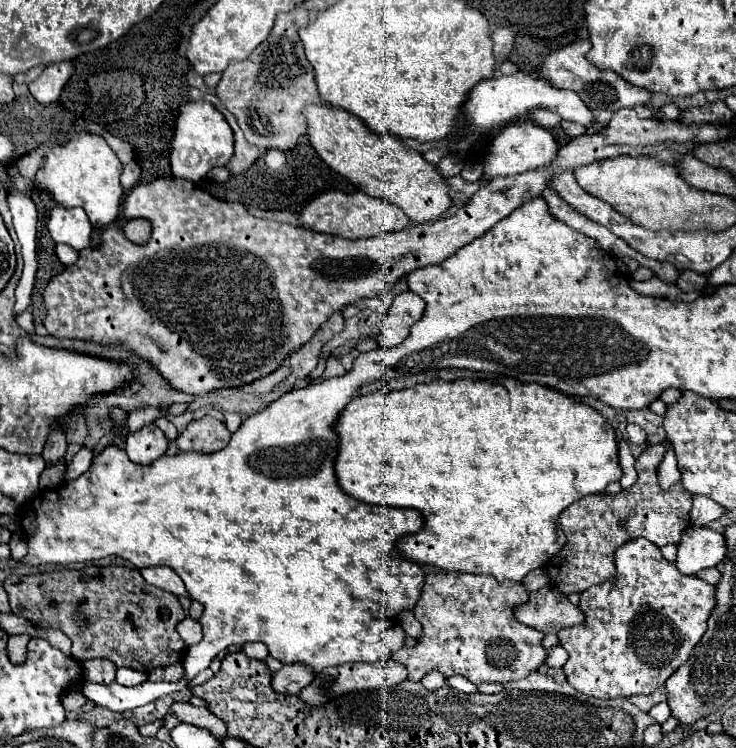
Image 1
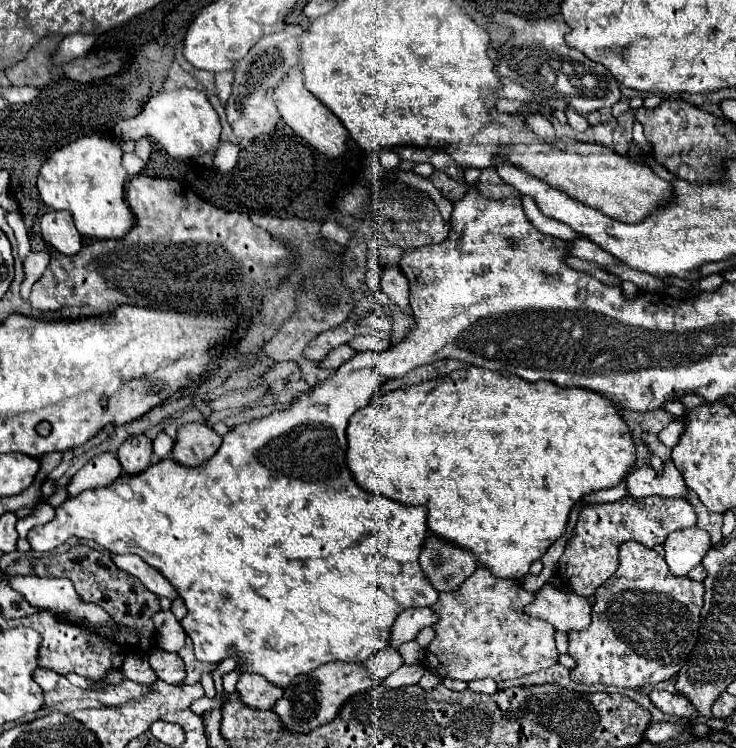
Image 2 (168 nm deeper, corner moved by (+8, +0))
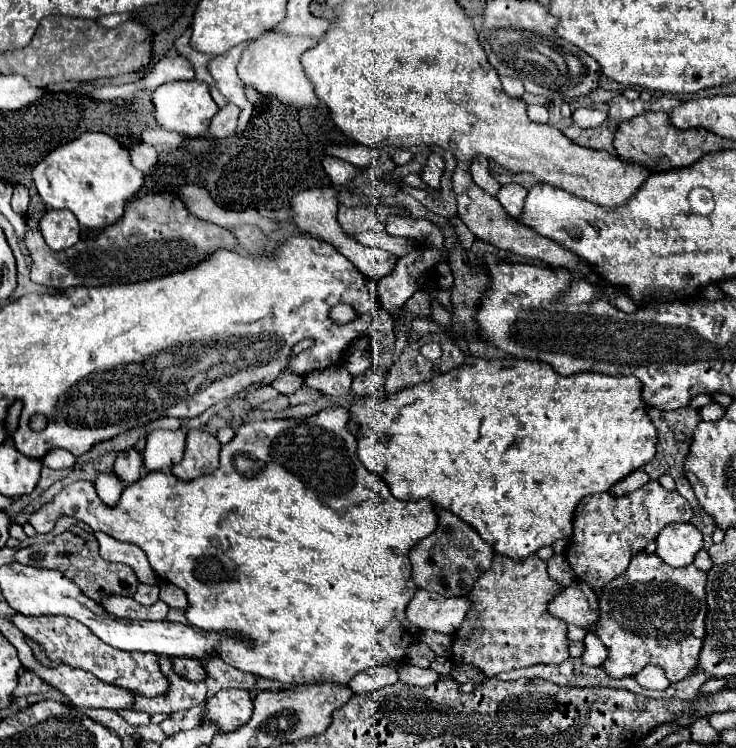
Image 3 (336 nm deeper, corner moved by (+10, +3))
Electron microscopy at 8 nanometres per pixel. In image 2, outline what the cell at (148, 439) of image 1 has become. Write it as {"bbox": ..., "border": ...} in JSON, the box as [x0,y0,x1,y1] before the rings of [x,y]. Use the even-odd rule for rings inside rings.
{"bbox":[116,435,152,475],"border":[[[132,435],[120,445],[116,455],[122,465],[122,473],[138,475],[152,461],[152,441],[146,435]]]}

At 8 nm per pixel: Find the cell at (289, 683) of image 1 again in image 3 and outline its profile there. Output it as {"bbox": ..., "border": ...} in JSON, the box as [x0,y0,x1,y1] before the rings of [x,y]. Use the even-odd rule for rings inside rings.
{"bbox":[202,690,252,732],"border":[[[220,690],[206,700],[202,724],[216,724],[218,732],[232,732],[252,716],[252,698],[246,690]]]}

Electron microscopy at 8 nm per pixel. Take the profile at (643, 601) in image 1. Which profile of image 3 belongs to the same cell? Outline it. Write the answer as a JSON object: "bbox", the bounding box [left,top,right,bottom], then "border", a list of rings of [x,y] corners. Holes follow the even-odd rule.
{"bbox":[596,552,708,682],"border":[[[638,552],[628,570],[608,582],[600,592],[600,620],[596,624],[596,634],[600,640],[608,646],[608,658],[604,662],[604,670],[612,678],[626,678],[634,676],[638,670],[642,670],[648,664],[662,666],[666,672],[666,678],[670,682],[680,682],[688,678],[696,670],[696,662],[700,656],[700,646],[704,644],[704,618],[708,612],[706,604],[706,572],[692,566],[672,568],[656,554]]]}

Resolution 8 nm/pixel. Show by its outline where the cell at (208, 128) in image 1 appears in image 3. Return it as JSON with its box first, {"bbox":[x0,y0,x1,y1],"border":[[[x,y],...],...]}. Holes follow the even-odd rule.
{"bbox":[152,80,218,138],"border":[[[188,80],[188,82],[168,82],[154,90],[152,102],[156,106],[156,120],[164,130],[178,132],[182,136],[200,138],[208,134],[208,126],[212,116],[218,112],[216,102],[210,96],[210,88],[206,82]]]}

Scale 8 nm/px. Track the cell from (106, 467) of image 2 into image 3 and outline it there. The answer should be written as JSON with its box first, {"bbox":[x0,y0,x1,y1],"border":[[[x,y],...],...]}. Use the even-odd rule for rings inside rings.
{"bbox":[94,474,124,506],"border":[[[100,474],[96,478],[94,486],[98,490],[100,500],[108,506],[116,506],[116,502],[120,500],[120,494],[124,490],[124,484],[116,478],[116,474]]]}

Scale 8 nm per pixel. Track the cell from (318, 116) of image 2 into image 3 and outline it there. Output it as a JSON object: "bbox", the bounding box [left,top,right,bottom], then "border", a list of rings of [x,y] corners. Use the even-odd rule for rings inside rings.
{"bbox":[238,28,318,106],"border":[[[270,28],[266,30],[266,34],[252,40],[250,46],[242,52],[242,58],[238,64],[238,76],[244,84],[254,86],[262,94],[274,94],[282,102],[290,102],[298,106],[316,106],[318,100],[314,94],[314,86],[308,80],[304,66],[300,62],[300,56],[306,50],[310,50],[316,42],[318,40],[310,36],[292,36],[292,34],[282,34]]]}

